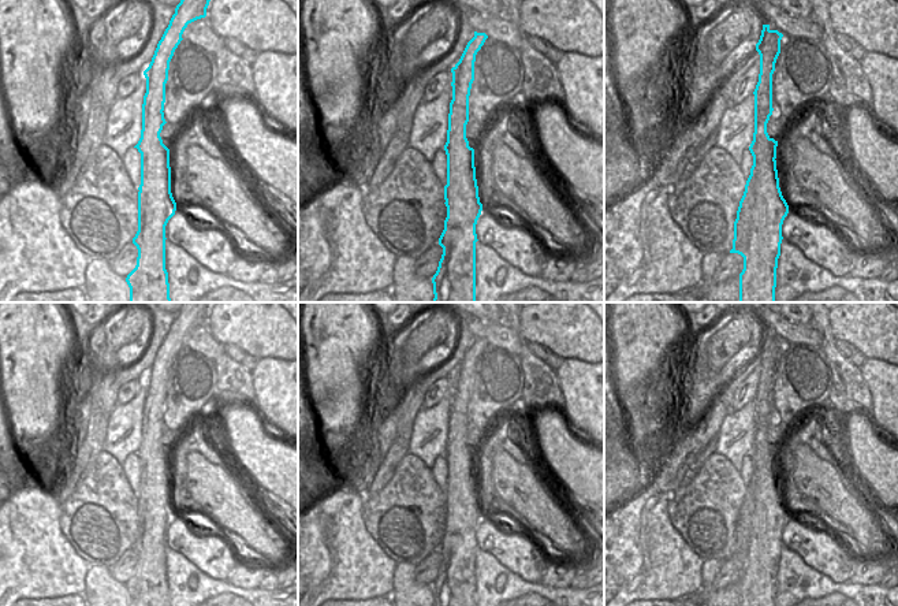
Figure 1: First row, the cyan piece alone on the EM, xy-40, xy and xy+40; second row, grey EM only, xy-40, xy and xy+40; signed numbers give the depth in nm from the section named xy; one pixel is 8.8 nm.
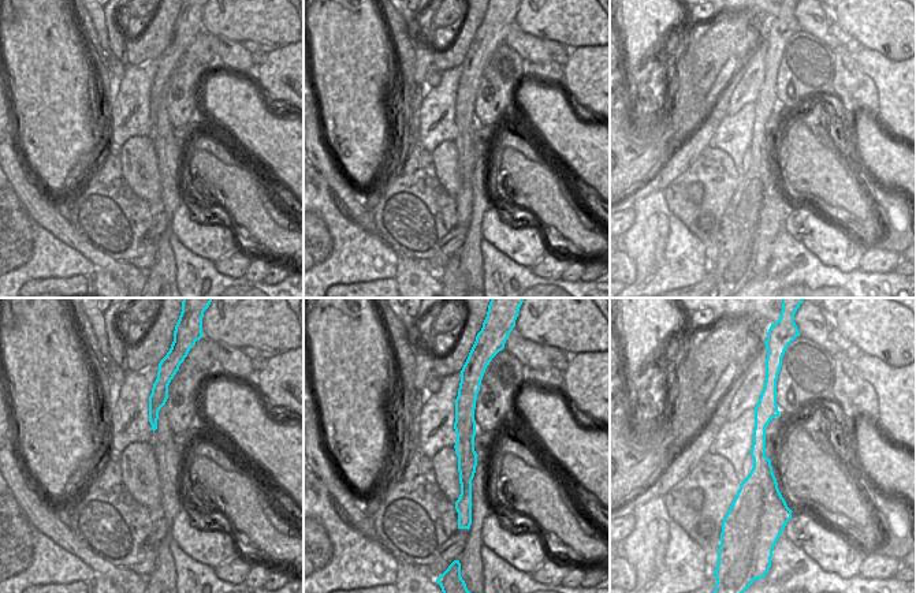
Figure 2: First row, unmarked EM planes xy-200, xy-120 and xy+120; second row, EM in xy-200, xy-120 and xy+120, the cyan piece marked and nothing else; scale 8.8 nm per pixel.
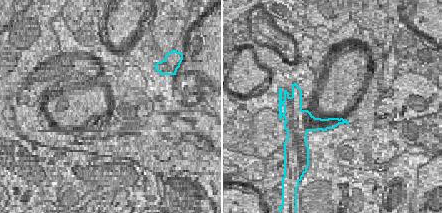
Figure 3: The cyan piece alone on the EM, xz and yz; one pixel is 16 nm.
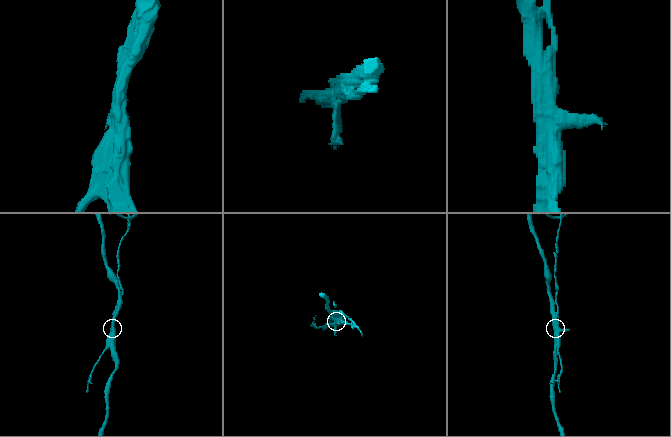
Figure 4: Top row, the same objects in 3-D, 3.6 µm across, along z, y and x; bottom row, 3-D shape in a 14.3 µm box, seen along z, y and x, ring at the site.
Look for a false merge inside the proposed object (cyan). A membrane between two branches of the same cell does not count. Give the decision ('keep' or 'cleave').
cleave

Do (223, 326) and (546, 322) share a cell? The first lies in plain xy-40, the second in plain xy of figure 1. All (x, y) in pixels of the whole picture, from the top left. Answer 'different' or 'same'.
same

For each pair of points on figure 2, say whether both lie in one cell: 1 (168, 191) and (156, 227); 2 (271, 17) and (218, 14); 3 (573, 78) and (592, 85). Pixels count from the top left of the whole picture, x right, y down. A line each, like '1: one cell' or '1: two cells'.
1: two cells
2: one cell
3: one cell

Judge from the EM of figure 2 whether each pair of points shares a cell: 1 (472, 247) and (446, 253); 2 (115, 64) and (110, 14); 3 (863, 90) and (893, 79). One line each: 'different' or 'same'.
1: different
2: different
3: different

